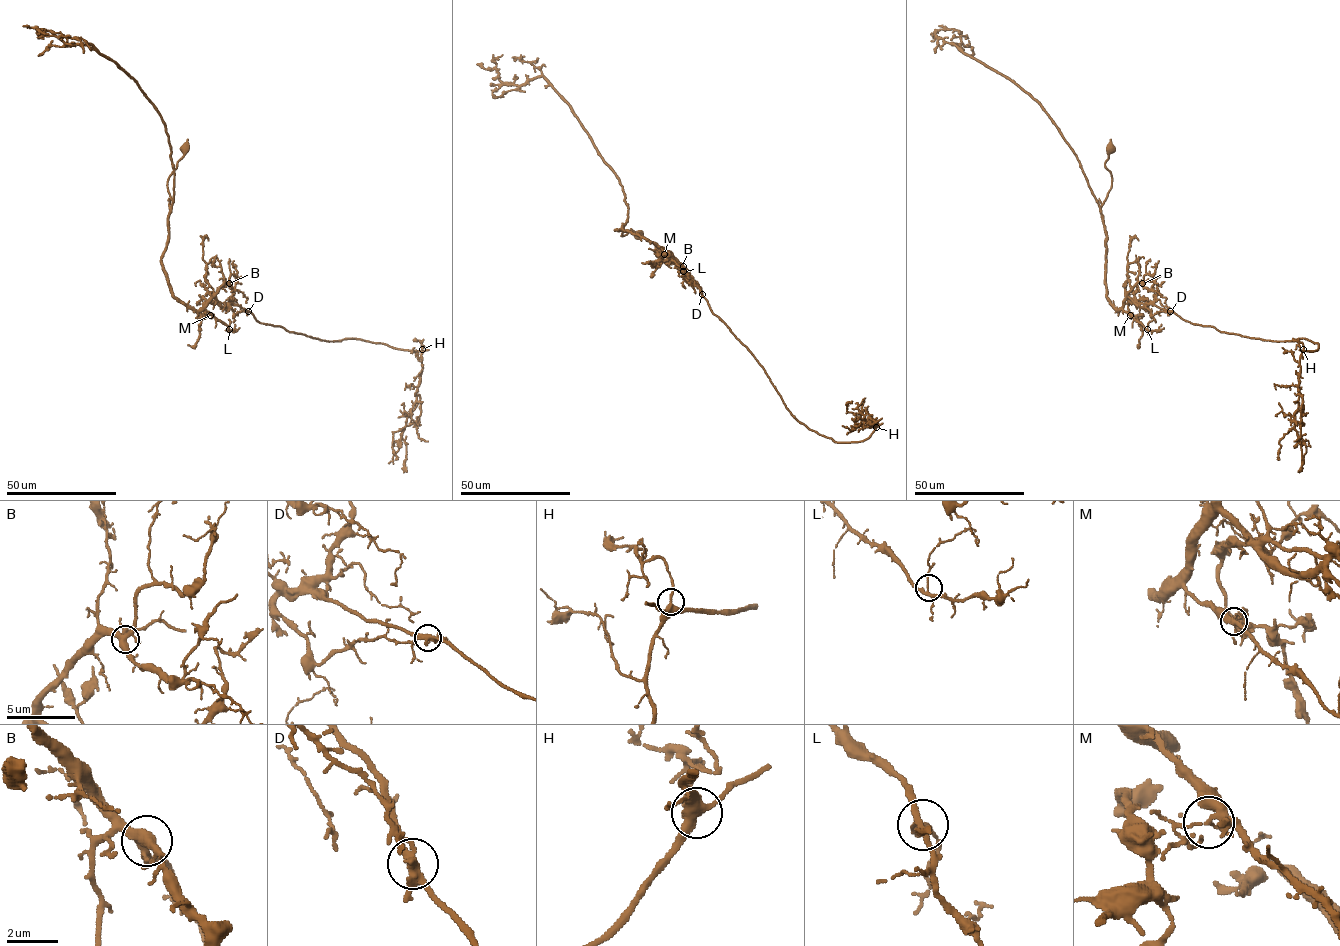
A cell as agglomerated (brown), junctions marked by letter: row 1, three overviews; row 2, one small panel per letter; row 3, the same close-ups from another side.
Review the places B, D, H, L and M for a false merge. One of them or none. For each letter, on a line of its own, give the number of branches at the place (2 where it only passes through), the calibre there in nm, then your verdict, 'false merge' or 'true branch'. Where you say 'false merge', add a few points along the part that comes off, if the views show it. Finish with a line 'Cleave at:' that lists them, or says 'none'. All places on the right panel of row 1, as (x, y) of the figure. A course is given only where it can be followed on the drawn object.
B: 4 | 400 nm | true branch
D: 4 | 320 nm | false merge | (1170, 311), (1221, 332), (1318, 344), (1317, 349), (1304, 351), (1299, 361), (1294, 428), (1302, 465), (1298, 471)
H: 4 | 320 nm | true branch
L: 4 | 200 nm | true branch
M: 5 | 260 nm | true branch
Cleave at: D

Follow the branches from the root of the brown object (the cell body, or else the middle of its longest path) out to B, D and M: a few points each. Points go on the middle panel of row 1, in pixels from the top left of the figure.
B: (638, 235), (631, 229), (622, 236), (624, 224), (622, 230), (615, 230), (639, 234), (668, 250), (683, 266)
D: (638, 235), (631, 229), (622, 236), (624, 224), (622, 230), (615, 230), (628, 230), (662, 246), (702, 294)
M: (638, 235), (631, 229), (622, 236), (624, 224), (622, 230), (615, 230), (638, 234), (657, 244), (664, 254)

